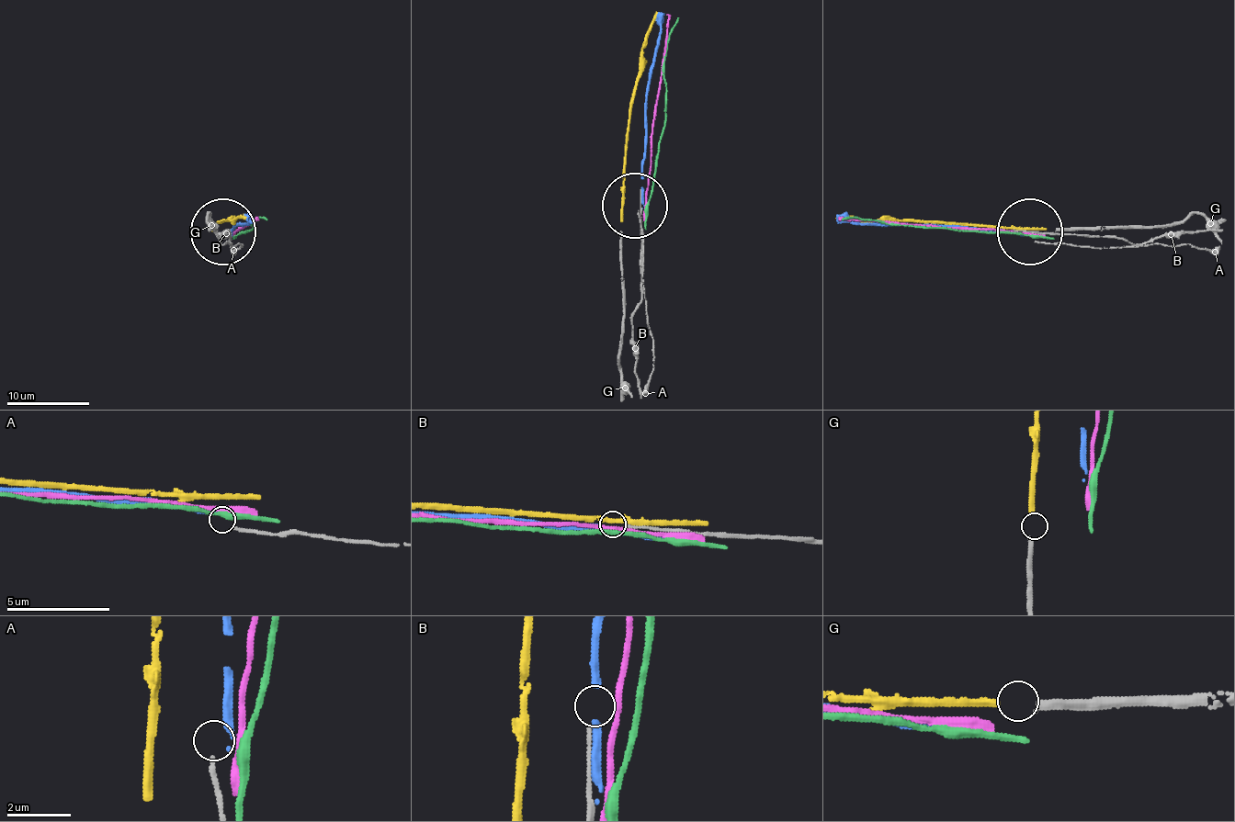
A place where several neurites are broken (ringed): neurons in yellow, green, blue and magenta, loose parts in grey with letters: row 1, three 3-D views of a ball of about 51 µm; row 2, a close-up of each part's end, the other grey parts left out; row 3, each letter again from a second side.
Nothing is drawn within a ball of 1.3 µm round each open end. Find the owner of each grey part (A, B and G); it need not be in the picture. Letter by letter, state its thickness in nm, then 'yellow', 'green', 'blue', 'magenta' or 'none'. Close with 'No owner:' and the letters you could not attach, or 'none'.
A: calibre 150 nm; none
B: calibre 100 nm; none
G: calibre 280 nm; yellow
No owner: A, B

